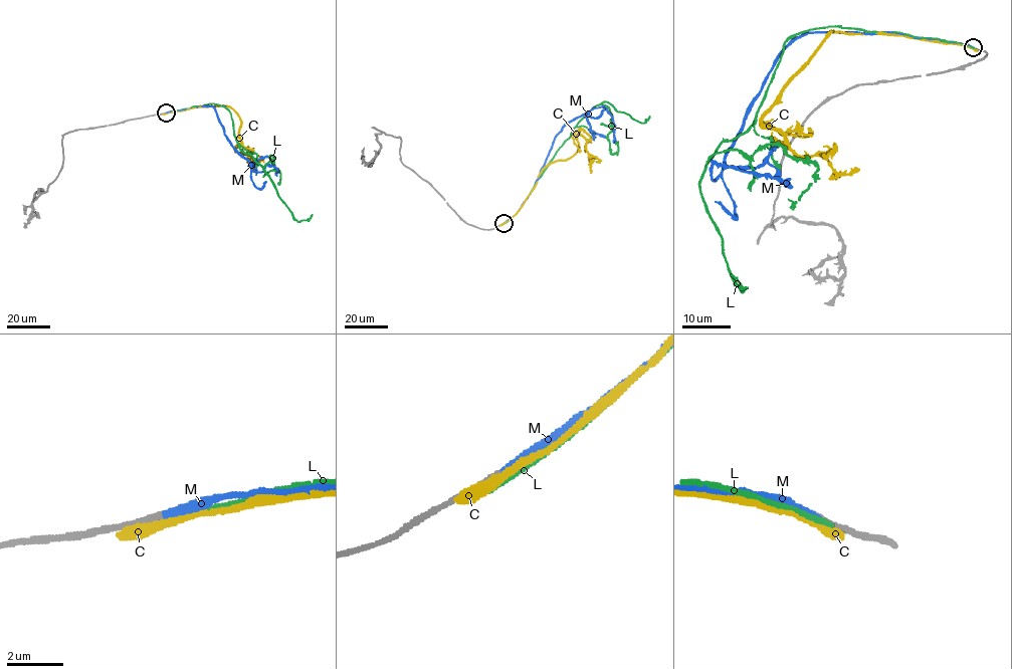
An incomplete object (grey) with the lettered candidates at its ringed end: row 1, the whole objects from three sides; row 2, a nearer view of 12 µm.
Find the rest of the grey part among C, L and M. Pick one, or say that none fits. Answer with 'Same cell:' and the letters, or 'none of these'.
Same cell: M

